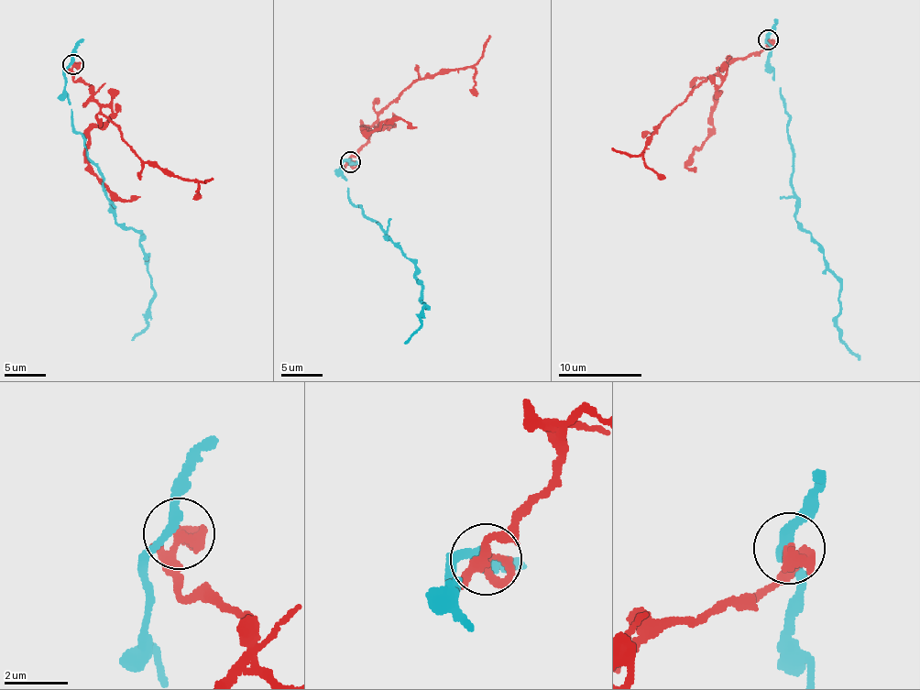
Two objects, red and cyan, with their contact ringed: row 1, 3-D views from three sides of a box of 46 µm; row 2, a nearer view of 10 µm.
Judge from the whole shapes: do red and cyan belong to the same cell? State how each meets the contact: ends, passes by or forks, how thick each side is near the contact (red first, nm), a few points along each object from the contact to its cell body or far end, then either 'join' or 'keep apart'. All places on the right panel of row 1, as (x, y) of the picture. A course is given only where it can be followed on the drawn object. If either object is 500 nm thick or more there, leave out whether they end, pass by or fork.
red passes by; cyan passes by; calibres 320 and 280 nm; course red (769, 40), (762, 50), (743, 56), (708, 76), (660, 126), (642, 153), (632, 156), (611, 148); course cyan (769, 38), (769, 70), (789, 120), (795, 220), (840, 284), (838, 339), (859, 358); keep apart

